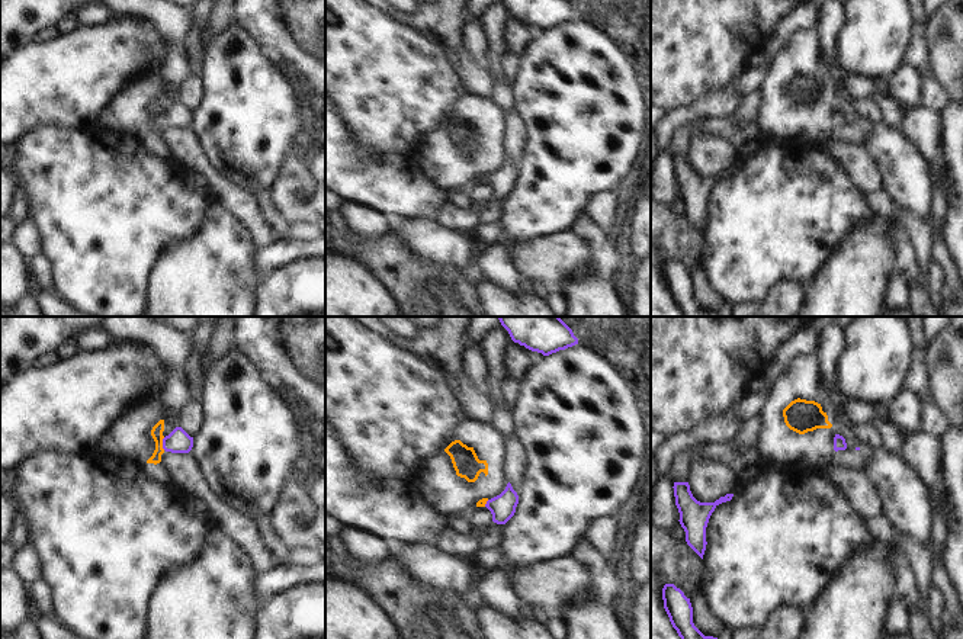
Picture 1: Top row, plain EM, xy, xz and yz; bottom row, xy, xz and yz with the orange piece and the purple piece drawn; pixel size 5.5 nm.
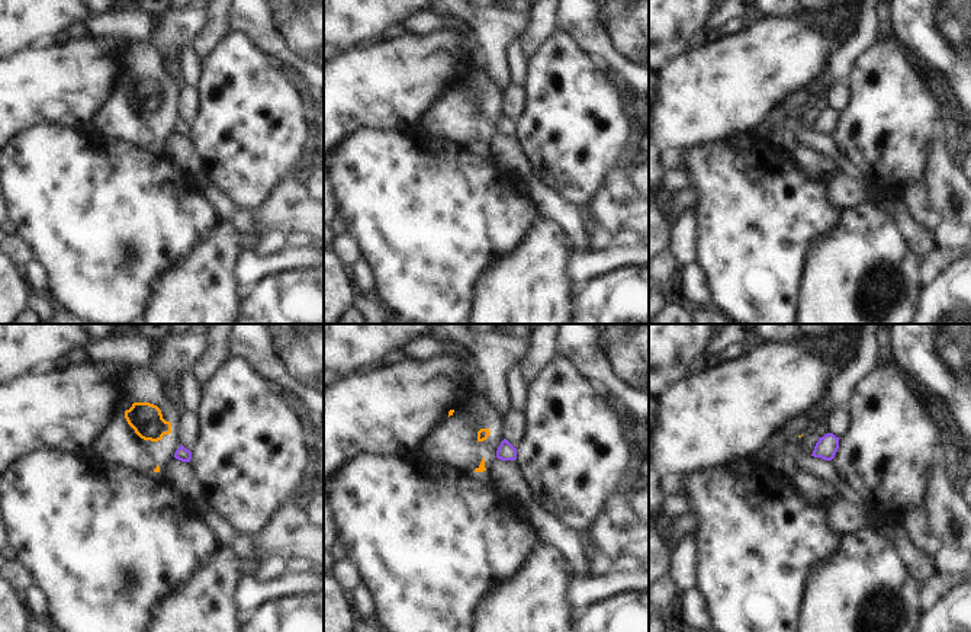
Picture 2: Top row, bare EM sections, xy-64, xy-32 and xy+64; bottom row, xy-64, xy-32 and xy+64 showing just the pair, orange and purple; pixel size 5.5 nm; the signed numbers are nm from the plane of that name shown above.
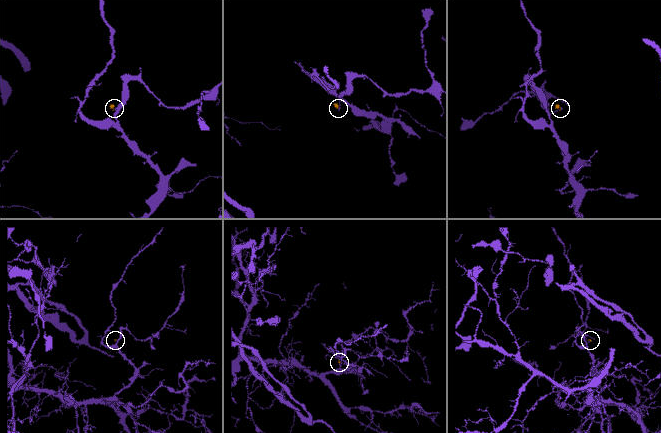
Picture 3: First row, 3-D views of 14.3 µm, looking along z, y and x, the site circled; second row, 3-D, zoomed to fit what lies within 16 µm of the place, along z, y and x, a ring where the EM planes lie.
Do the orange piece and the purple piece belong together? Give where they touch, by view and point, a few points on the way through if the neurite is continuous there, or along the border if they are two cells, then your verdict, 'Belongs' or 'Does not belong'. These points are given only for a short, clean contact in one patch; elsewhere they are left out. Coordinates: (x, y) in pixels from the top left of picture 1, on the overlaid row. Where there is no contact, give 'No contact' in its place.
Touches orange at xy (161, 443). Boundary: xy (164, 437), (163, 449). Does not belong

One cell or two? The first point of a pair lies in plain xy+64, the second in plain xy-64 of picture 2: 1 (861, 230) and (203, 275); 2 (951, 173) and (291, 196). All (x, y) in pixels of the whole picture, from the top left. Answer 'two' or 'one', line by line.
1: one
2: one

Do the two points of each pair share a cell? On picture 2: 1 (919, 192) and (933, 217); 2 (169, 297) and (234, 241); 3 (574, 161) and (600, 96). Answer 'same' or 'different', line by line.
1: same
2: same
3: same

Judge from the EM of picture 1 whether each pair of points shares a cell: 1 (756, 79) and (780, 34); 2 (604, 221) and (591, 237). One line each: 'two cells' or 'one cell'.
1: one cell
2: two cells

